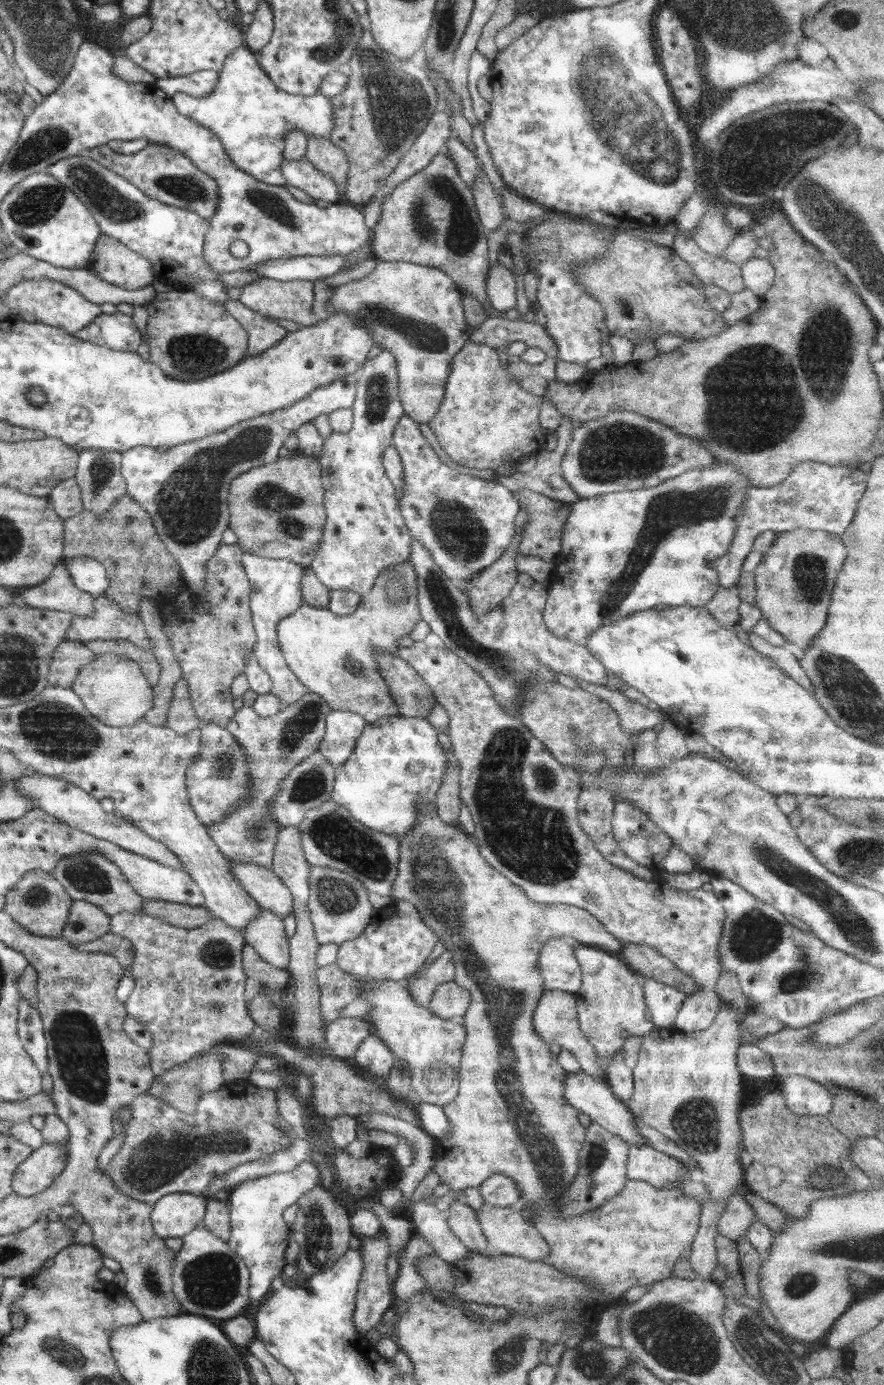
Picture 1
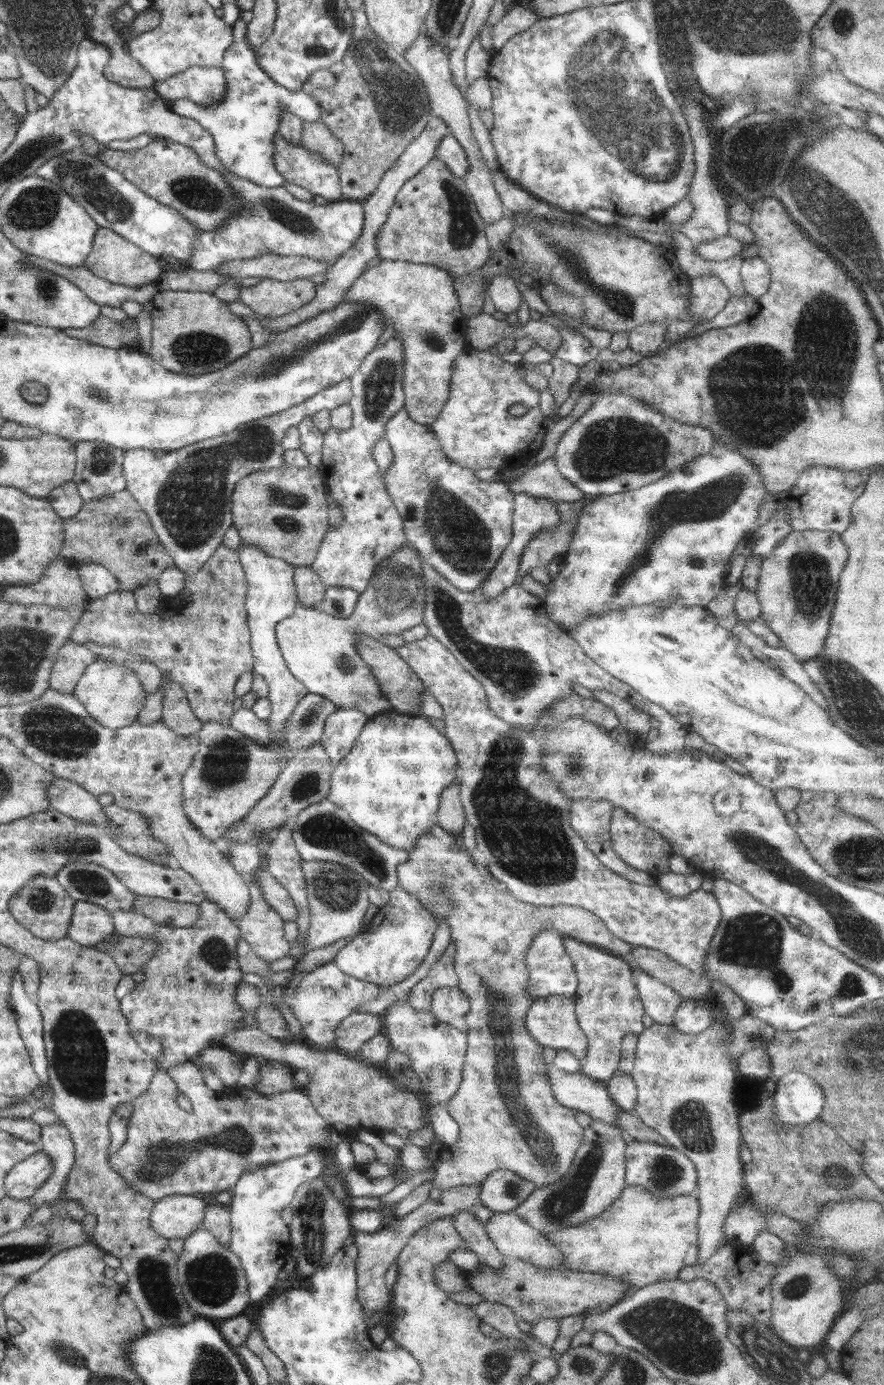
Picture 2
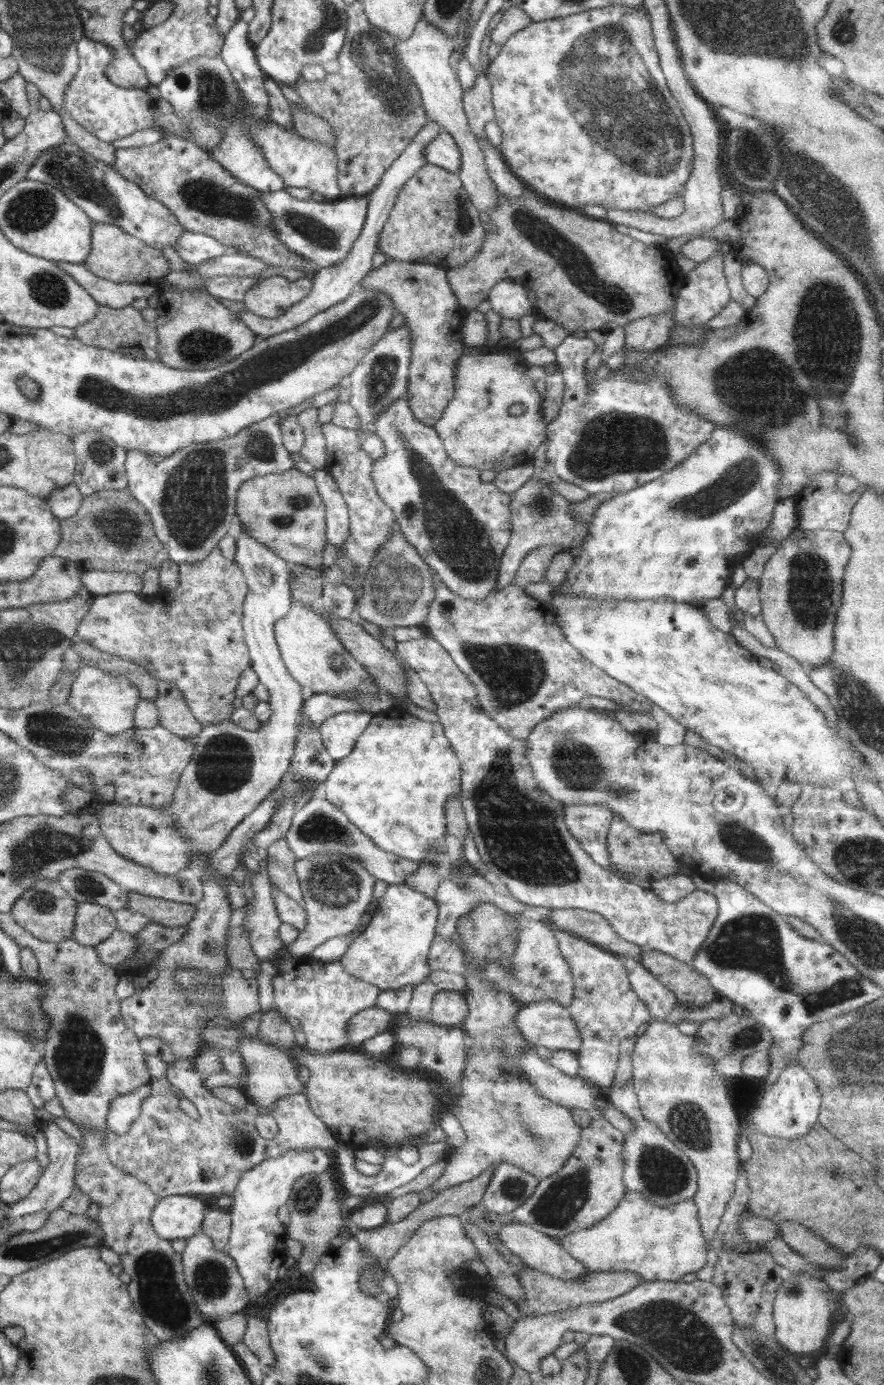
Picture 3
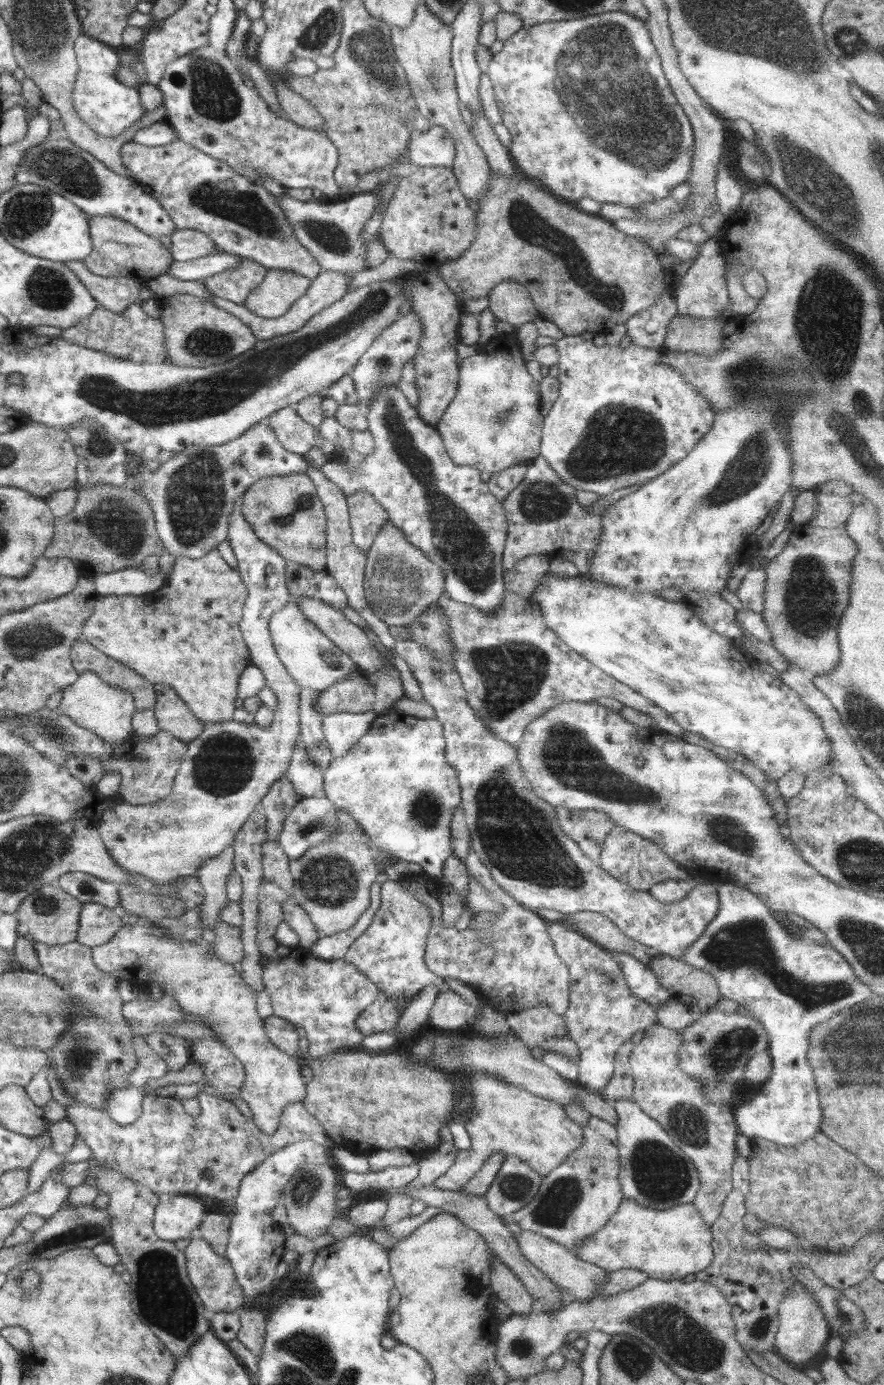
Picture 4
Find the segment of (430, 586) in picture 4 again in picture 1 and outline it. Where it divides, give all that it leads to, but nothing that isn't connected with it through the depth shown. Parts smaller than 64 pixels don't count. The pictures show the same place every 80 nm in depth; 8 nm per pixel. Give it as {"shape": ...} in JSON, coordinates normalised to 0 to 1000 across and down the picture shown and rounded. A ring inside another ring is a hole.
{"shape":[[[463,404],[442,409],[424,417],[423,423],[408,431],[405,439],[391,445],[382,445],[371,440],[357,439],[344,435],[337,440],[316,448],[313,461],[328,484],[346,495],[351,500],[362,503],[374,513],[400,514],[412,518],[415,524],[425,523],[434,518],[452,517],[449,509],[441,504],[439,495],[430,487],[424,469],[449,471],[450,461],[462,460],[475,449],[471,415],[469,409]]]}

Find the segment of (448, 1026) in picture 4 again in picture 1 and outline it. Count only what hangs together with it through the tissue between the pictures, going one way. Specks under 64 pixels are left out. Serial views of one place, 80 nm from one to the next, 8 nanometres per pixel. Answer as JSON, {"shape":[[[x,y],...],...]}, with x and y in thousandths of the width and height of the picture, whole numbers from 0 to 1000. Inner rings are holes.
{"shape":[[[514,708],[497,710],[485,723],[485,729],[502,736],[525,734],[533,724],[532,717]]]}

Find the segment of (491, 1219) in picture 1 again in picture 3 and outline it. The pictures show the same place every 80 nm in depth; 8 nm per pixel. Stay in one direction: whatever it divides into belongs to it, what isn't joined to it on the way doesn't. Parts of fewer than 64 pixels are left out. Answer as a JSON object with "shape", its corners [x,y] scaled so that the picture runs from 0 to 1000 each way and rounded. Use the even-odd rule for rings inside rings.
{"shape":[[[580,882],[574,884],[558,884],[559,889],[563,892],[563,895],[568,896],[568,899],[572,902],[577,902],[584,907],[589,908],[596,914],[619,918],[629,923],[646,925],[656,922],[666,921],[670,917],[663,916],[658,912],[654,911],[648,907],[645,907],[630,895],[621,894],[618,891],[604,888],[596,884]]]}

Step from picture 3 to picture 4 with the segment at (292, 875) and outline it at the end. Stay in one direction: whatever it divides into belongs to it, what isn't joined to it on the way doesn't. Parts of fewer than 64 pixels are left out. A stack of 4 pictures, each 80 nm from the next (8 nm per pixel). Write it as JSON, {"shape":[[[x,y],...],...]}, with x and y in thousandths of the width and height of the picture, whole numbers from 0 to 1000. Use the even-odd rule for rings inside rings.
{"shape":[[[312,607],[295,611],[298,634],[313,638],[330,647],[333,635],[327,626],[327,618]]]}

